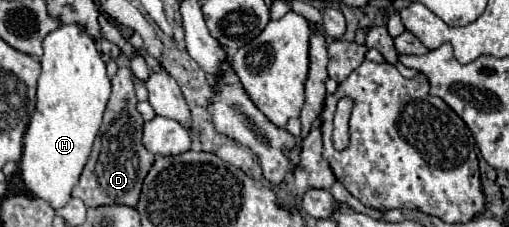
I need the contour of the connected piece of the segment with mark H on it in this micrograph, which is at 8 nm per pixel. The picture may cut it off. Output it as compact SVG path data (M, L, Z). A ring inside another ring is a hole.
M61 25L51 31L43 41L43 49L37 105L23 137L19 173L25 187L57 211L71 199L71 191L89 159L93 139L111 95L111 81L95 41L79 25Z

